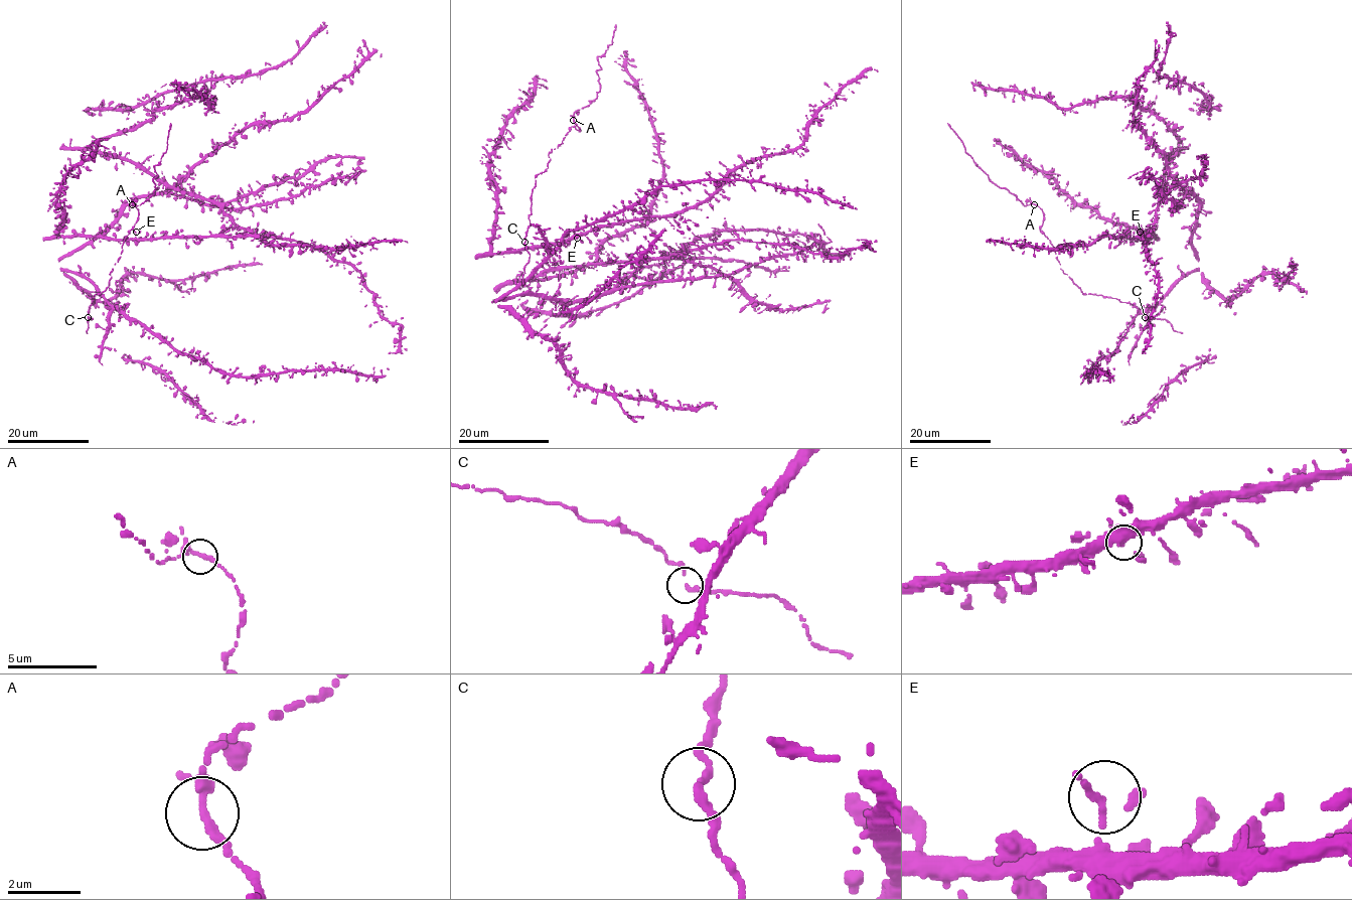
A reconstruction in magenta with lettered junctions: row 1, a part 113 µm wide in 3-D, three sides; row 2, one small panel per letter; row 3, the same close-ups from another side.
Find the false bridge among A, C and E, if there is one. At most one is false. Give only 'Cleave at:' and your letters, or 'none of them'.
Cleave at: none of them

